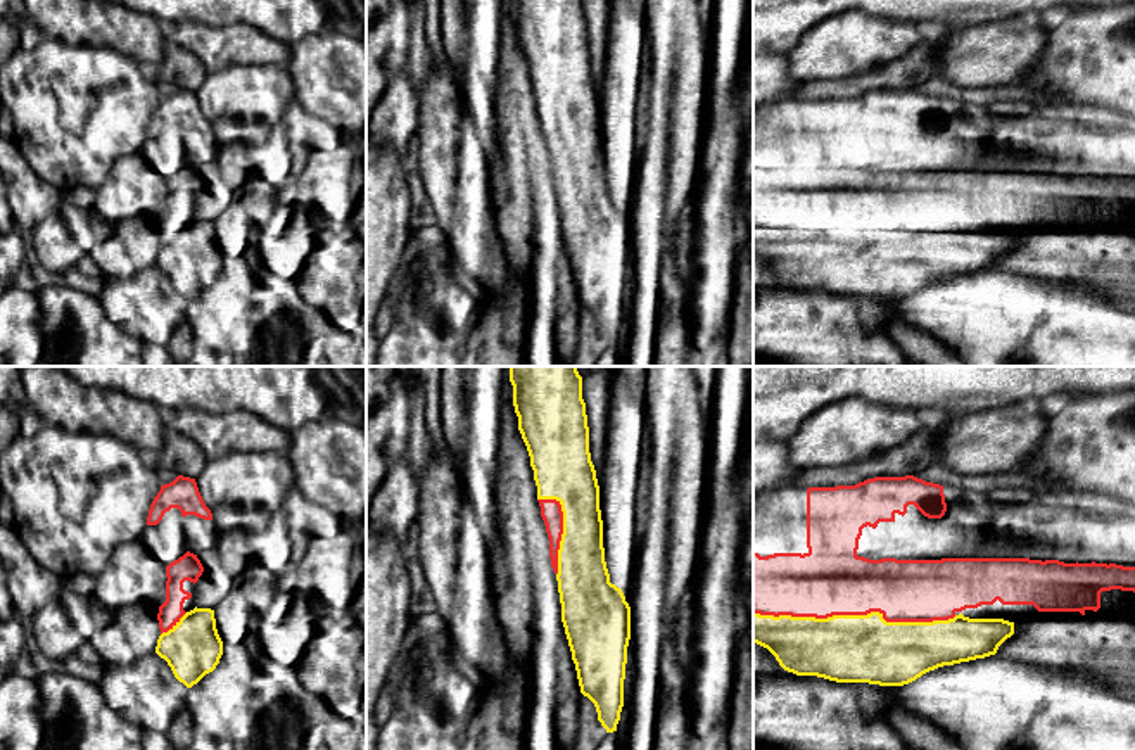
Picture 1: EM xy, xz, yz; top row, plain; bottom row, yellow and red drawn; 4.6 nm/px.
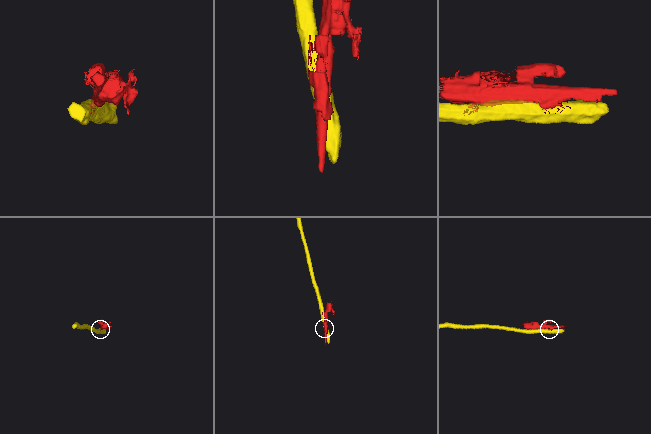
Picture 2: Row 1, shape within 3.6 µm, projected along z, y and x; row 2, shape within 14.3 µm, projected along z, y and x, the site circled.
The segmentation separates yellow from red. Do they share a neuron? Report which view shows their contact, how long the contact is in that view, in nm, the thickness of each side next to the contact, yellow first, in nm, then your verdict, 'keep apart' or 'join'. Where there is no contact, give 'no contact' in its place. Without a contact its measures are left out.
contact in yz; length 950 nm; calibres 320 and 320 nm; keep apart

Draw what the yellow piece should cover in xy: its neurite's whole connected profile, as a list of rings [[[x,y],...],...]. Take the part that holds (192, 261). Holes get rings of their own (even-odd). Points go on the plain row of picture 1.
[[[193,221],[157,252],[155,266],[187,301],[212,285],[223,268],[214,223]]]

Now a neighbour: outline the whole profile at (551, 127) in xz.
[[[537,112],[541,119],[541,130],[546,138],[549,150],[549,171],[555,187],[558,187],[558,162],[563,147],[563,124],[561,118],[556,112]]]

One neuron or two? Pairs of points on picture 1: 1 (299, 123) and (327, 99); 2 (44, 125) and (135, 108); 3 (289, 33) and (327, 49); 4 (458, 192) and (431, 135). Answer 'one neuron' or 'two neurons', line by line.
1: two neurons
2: one neuron
3: two neurons
4: one neuron

